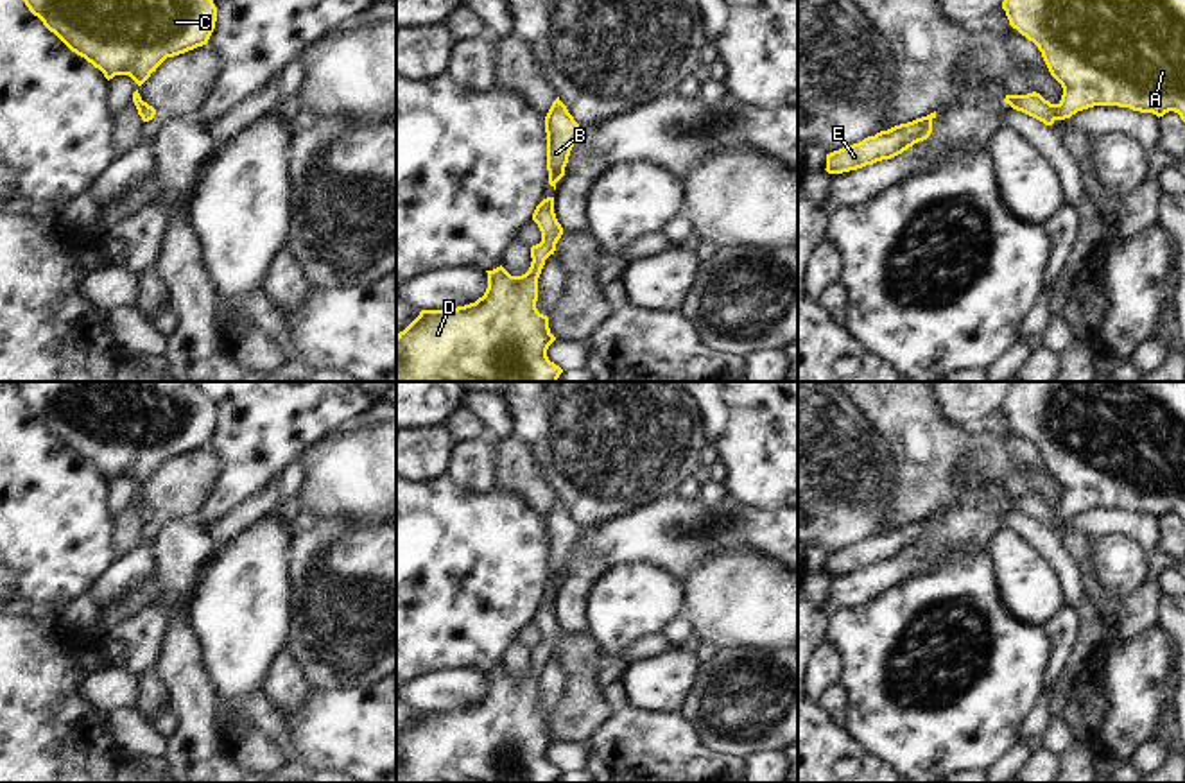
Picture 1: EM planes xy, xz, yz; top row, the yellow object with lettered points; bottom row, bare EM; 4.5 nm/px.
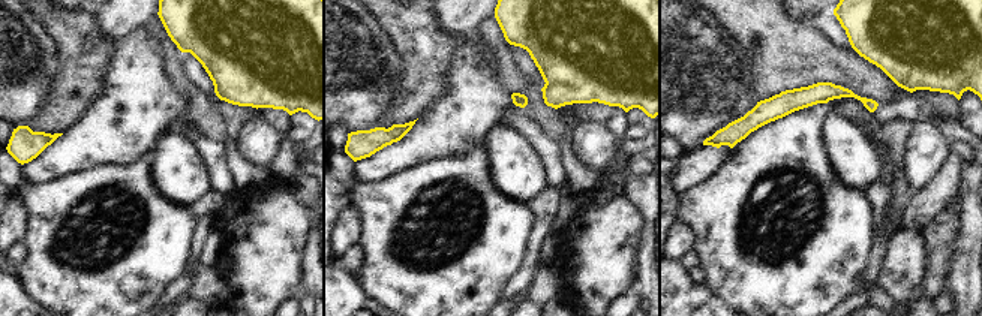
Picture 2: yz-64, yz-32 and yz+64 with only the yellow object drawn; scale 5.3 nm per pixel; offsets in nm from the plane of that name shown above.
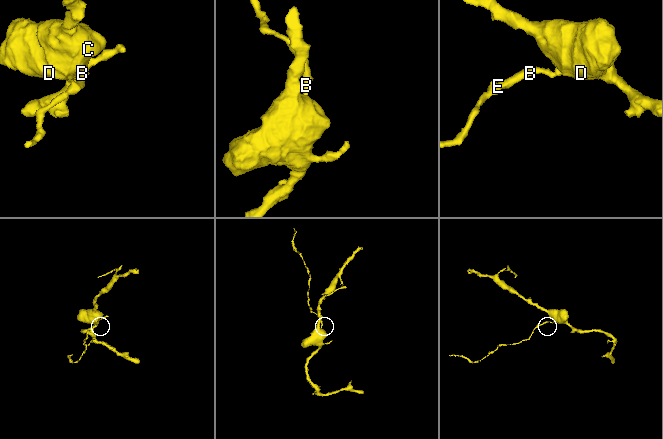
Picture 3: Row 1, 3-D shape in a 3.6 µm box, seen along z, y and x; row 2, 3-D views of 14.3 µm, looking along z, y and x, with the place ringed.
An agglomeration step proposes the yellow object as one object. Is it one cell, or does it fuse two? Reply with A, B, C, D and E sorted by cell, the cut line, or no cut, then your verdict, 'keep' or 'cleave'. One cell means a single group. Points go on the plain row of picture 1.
A B C D E | no cut | keep

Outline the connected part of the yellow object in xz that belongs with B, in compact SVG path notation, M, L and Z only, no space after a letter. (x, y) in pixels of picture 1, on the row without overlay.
M559 498L552 503L545 518L547 534L547 572L549 586L556 591L556 584L565 577L570 552L581 534L581 527L568 514Z

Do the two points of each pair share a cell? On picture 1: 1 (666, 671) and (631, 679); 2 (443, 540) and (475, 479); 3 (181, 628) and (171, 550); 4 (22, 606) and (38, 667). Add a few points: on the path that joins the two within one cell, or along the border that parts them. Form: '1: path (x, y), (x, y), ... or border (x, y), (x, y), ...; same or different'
1: path (657, 679), (640, 679); same
2: border (443, 475), (477, 491), (497, 490); different
3: path (178, 608), (174, 570); same
4: border (18, 615), (36, 622); different

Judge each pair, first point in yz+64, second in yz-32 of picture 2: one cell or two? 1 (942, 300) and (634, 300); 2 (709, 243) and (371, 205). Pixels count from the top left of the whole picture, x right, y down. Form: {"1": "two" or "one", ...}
{"1": "one", "2": "one"}

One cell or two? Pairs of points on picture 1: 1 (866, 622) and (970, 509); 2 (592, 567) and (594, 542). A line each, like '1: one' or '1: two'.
1: two
2: two

